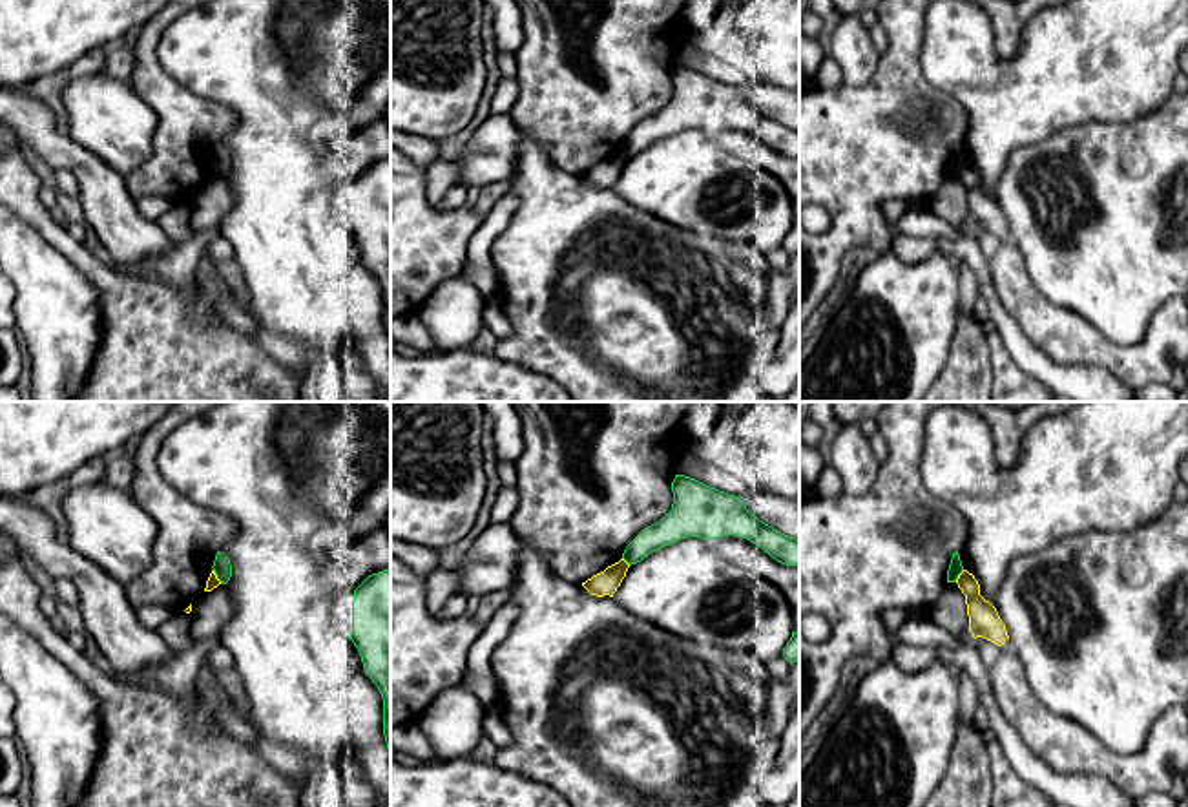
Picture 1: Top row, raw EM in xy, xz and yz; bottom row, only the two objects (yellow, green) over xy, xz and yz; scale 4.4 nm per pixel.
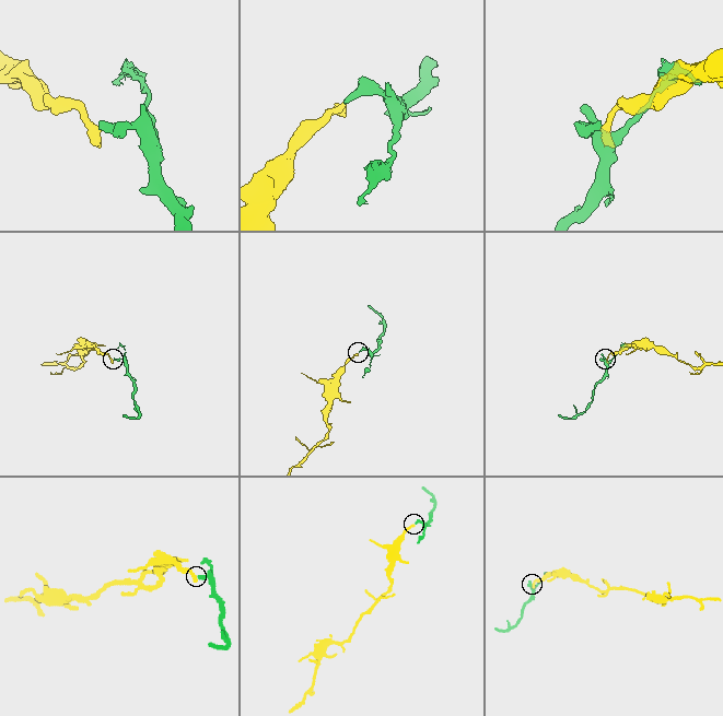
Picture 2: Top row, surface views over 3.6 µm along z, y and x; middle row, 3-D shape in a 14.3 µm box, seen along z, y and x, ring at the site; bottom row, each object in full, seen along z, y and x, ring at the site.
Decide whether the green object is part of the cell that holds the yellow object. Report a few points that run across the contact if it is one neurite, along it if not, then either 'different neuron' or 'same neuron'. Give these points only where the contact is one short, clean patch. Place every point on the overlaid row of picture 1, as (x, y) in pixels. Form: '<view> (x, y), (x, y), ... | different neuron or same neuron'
yz (964, 570), (955, 581) | different neuron

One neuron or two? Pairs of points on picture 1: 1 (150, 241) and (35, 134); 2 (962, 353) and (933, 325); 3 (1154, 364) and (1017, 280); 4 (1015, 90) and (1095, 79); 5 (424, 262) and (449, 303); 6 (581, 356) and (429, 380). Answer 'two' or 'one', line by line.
1: one
2: two
3: one
4: one
5: two
6: two

